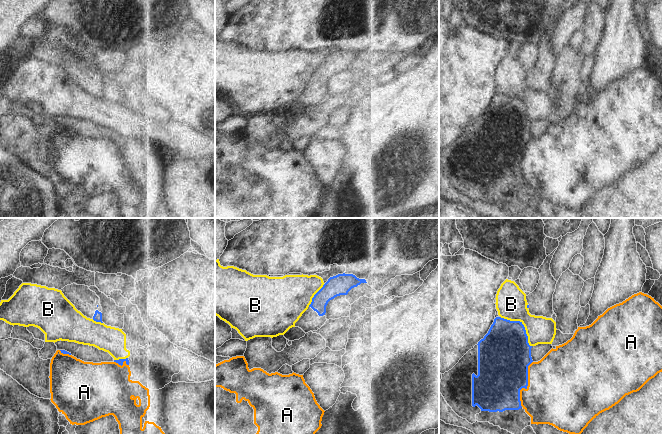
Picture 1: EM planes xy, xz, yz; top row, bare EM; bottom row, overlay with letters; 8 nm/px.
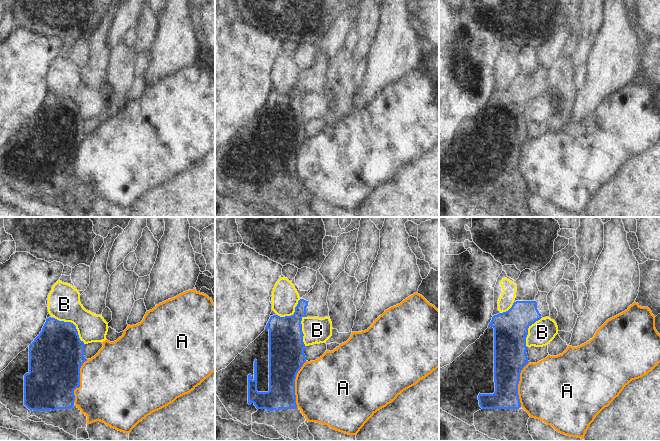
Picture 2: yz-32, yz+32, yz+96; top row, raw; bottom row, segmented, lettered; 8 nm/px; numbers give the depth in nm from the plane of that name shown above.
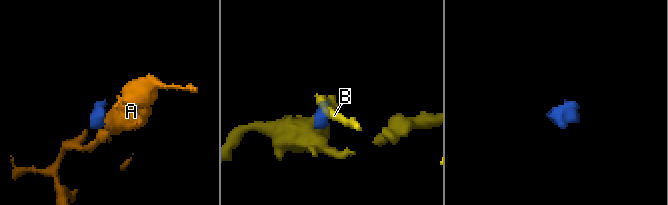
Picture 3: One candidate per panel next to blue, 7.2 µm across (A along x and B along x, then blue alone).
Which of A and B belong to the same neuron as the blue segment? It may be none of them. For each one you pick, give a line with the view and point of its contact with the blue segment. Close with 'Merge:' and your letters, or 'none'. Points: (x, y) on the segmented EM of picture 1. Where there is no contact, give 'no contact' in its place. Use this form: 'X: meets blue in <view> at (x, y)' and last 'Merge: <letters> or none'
Merge: none

